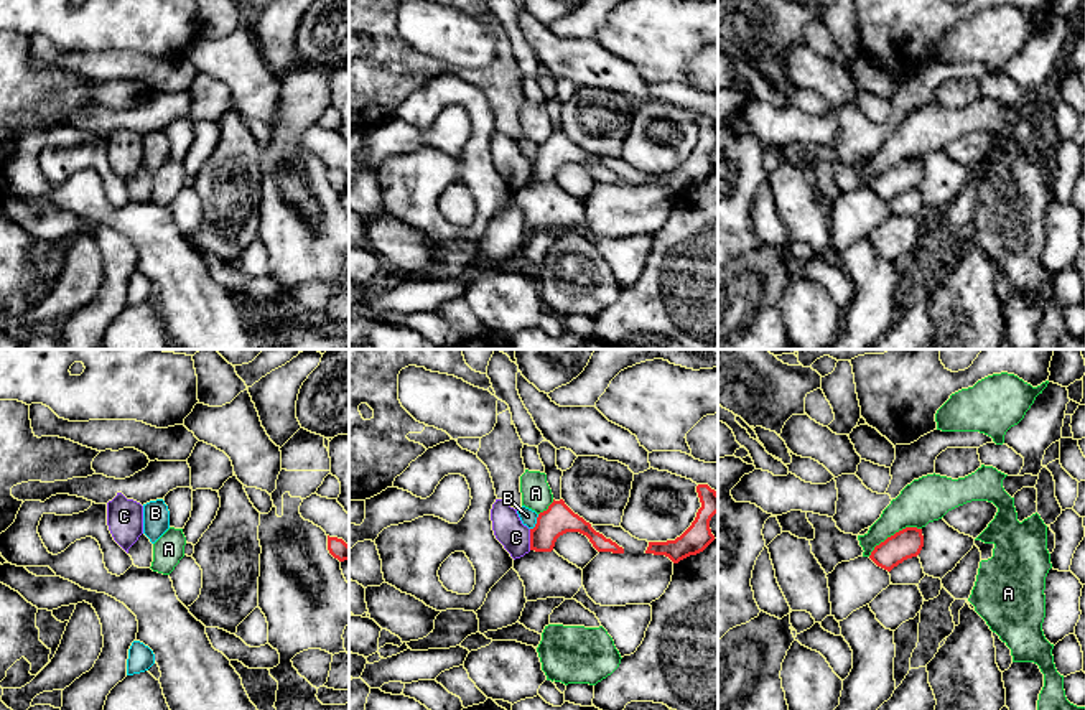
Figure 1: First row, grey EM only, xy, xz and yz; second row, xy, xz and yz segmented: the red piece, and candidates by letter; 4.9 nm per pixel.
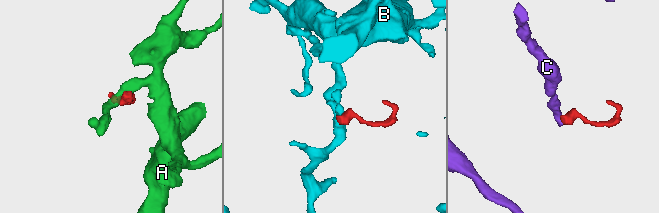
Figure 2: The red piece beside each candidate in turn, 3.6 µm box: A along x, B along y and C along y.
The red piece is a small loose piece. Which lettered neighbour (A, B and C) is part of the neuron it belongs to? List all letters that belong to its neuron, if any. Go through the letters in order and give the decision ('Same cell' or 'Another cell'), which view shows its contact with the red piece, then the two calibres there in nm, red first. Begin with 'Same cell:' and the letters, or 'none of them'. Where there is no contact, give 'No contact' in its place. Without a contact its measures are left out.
Same cell: none of them
A: Another cell. Touches red in yz. Thickness 140 nm (red) against 220 nm
B: Another cell. Touches red in xz. Thickness 150 nm (red) against 80 nm
C: Another cell. Touches red in xz. Thickness 150 nm (red) against 150 nm

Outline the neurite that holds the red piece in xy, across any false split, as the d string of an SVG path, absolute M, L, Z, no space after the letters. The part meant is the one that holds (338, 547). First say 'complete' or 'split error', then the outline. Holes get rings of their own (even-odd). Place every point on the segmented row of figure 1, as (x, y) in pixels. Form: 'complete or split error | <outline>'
complete | M328 535L328 550L339 562L349 560L349 545L342 539Z

